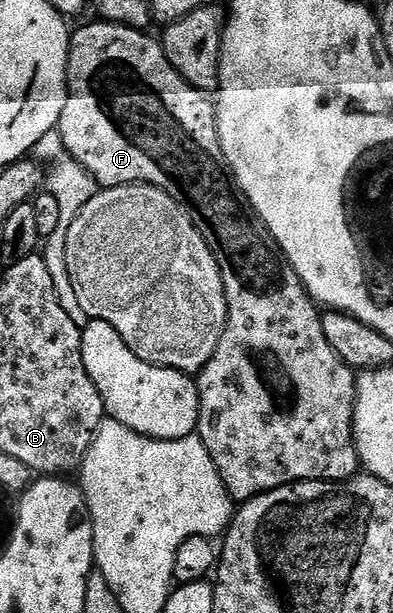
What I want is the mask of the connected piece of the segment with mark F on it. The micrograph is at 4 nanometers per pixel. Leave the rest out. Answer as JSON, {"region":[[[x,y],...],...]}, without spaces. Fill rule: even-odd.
{"region":[[[96,22],[100,24],[84,24],[73,31],[70,36],[68,49],[68,97],[66,106],[62,110],[62,118],[58,125],[65,150],[96,180],[101,189],[120,188],[123,184],[152,184],[160,188],[170,198],[179,202],[190,214],[194,226],[202,234],[206,246],[214,254],[220,267],[224,293],[228,303],[228,321],[222,330],[222,338],[218,342],[218,350],[214,350],[214,358],[206,362],[206,366],[198,374],[200,389],[200,422],[198,435],[206,446],[210,458],[214,458],[214,466],[232,495],[233,501],[243,502],[252,500],[261,492],[273,492],[287,484],[294,484],[298,480],[350,480],[361,471],[360,455],[356,452],[356,435],[354,434],[354,410],[356,409],[356,378],[357,373],[349,368],[342,358],[326,342],[326,333],[322,331],[320,321],[322,312],[315,299],[309,296],[308,289],[300,281],[299,272],[294,271],[289,257],[276,245],[276,238],[268,231],[268,225],[262,222],[259,211],[252,207],[252,201],[244,193],[243,187],[237,184],[234,169],[228,164],[228,157],[220,145],[220,121],[218,108],[210,101],[209,93],[200,92],[184,81],[182,74],[170,66],[170,58],[166,58],[164,45],[159,39],[147,36],[147,31],[138,28],[128,28],[124,24],[111,22]]]}

